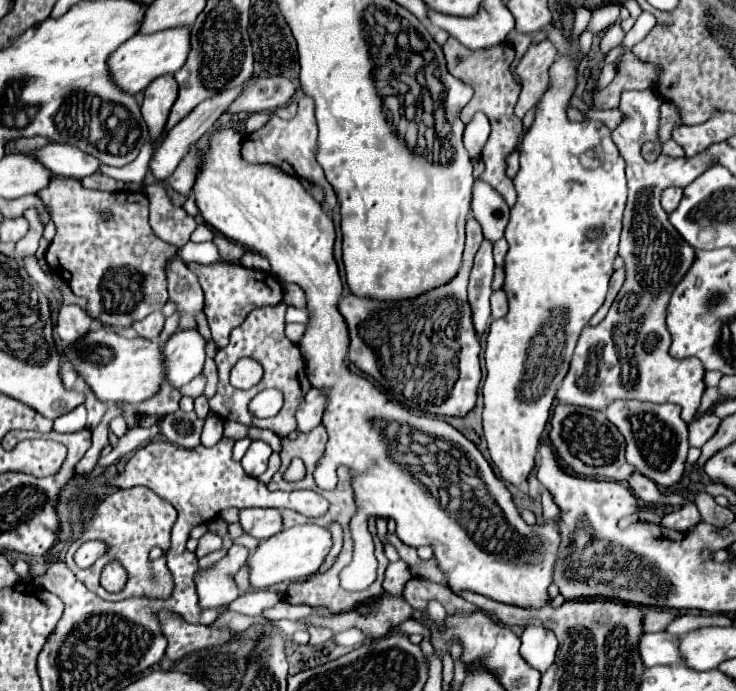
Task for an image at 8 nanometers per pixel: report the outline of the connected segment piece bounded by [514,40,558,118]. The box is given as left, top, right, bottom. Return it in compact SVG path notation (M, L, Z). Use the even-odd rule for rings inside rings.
M548 40L544 42L532 42L526 50L526 54L520 58L516 66L516 74L522 82L522 92L516 102L516 116L524 118L524 114L534 108L534 104L540 100L540 96L548 88L548 68L556 60L558 52L556 46L550 46Z

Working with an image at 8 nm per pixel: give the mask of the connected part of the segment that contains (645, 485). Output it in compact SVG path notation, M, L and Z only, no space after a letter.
M634 472L630 478L628 478L628 484L632 488L632 492L642 498L644 502L659 502L666 505L682 505L682 497L679 494L671 494L669 496L662 496L656 482L652 482L650 478L642 476L640 472Z

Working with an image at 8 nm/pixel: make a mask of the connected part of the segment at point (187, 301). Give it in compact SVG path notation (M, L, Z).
M174 256L166 260L166 280L170 300L176 302L178 310L182 312L180 328L196 328L194 312L202 310L204 304L204 292L198 284L198 278L184 266L178 256Z

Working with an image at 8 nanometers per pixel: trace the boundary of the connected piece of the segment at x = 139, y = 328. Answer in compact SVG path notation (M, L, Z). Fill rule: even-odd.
M154 312L154 314L146 316L146 318L144 318L144 320L140 320L140 322L134 322L134 326L132 326L132 328L134 328L142 338L156 340L156 338L160 336L162 328L164 328L164 322L166 322L164 314L162 314L162 312Z

